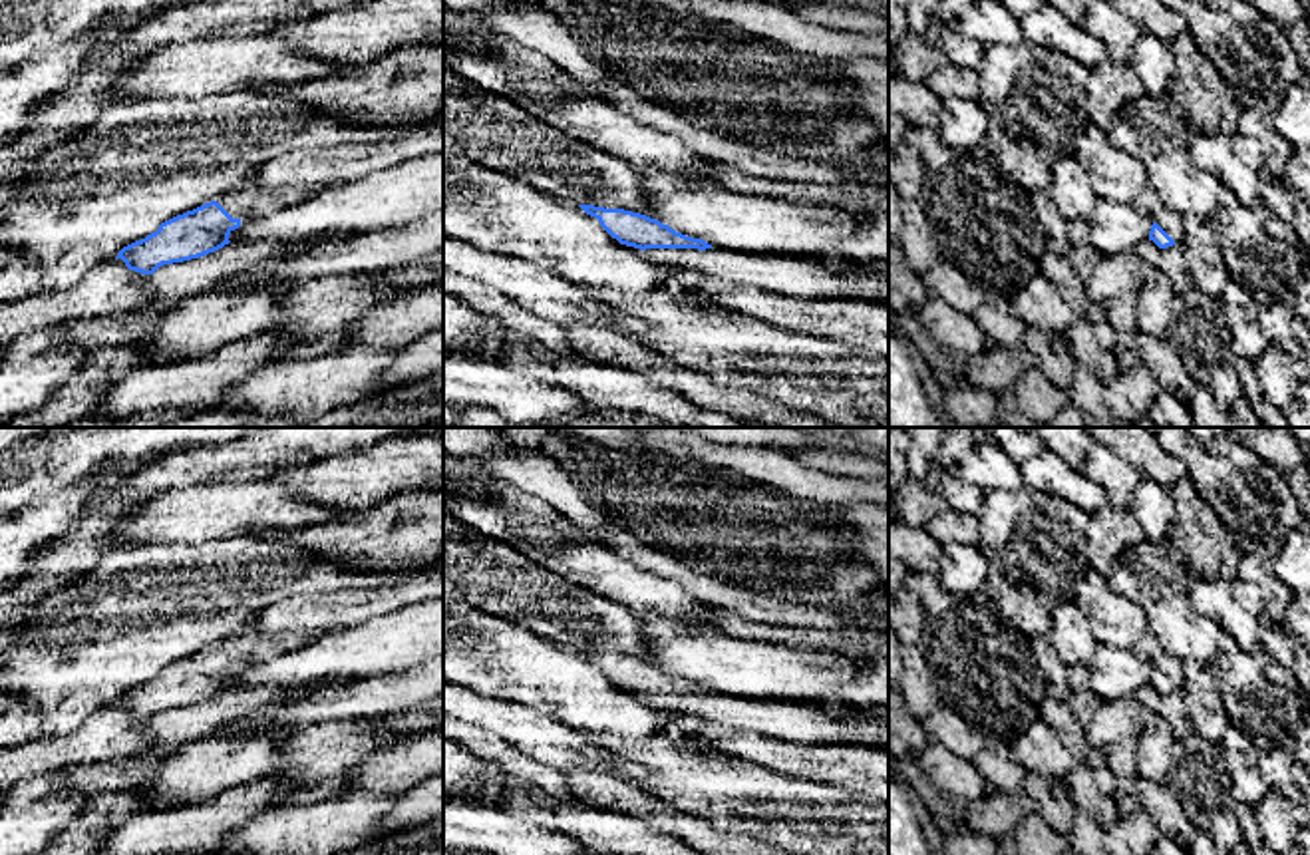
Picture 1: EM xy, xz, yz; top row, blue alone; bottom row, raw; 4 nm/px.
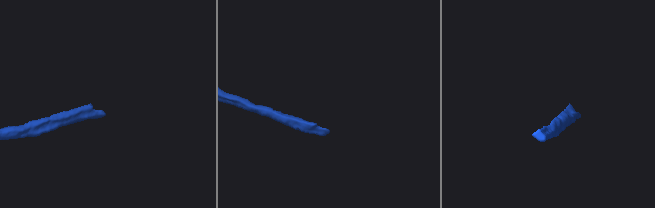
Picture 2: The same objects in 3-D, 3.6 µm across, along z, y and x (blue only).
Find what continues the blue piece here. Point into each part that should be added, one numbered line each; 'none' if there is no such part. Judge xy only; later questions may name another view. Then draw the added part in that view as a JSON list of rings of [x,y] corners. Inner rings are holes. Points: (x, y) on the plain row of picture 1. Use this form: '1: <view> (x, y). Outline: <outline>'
1: xy (243, 649). Outline: [[[282,632],[272,636],[260,634],[241,634],[227,638],[217,644],[217,648],[233,662],[233,664],[248,664],[272,658],[276,654],[300,648],[316,638],[318,632]]]

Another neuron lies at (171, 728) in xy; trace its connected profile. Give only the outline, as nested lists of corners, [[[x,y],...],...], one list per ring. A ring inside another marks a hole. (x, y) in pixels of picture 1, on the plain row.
[[[262,686],[229,688],[205,702],[163,710],[147,726],[149,750],[145,754],[68,768],[66,783],[87,795],[131,791],[153,775],[169,752],[215,736],[223,726],[239,722],[282,696],[278,690]]]

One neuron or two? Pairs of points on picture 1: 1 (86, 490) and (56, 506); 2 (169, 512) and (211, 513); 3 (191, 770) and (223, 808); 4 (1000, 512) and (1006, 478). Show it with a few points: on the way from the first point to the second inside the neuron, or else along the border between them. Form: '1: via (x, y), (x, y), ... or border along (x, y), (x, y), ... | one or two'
1: via (78, 498), (64, 506) | one
2: via (179, 513), (201, 513) | one
3: border along (259, 778), (169, 808) | two
4: border along (1022, 484), (1006, 492) | two

